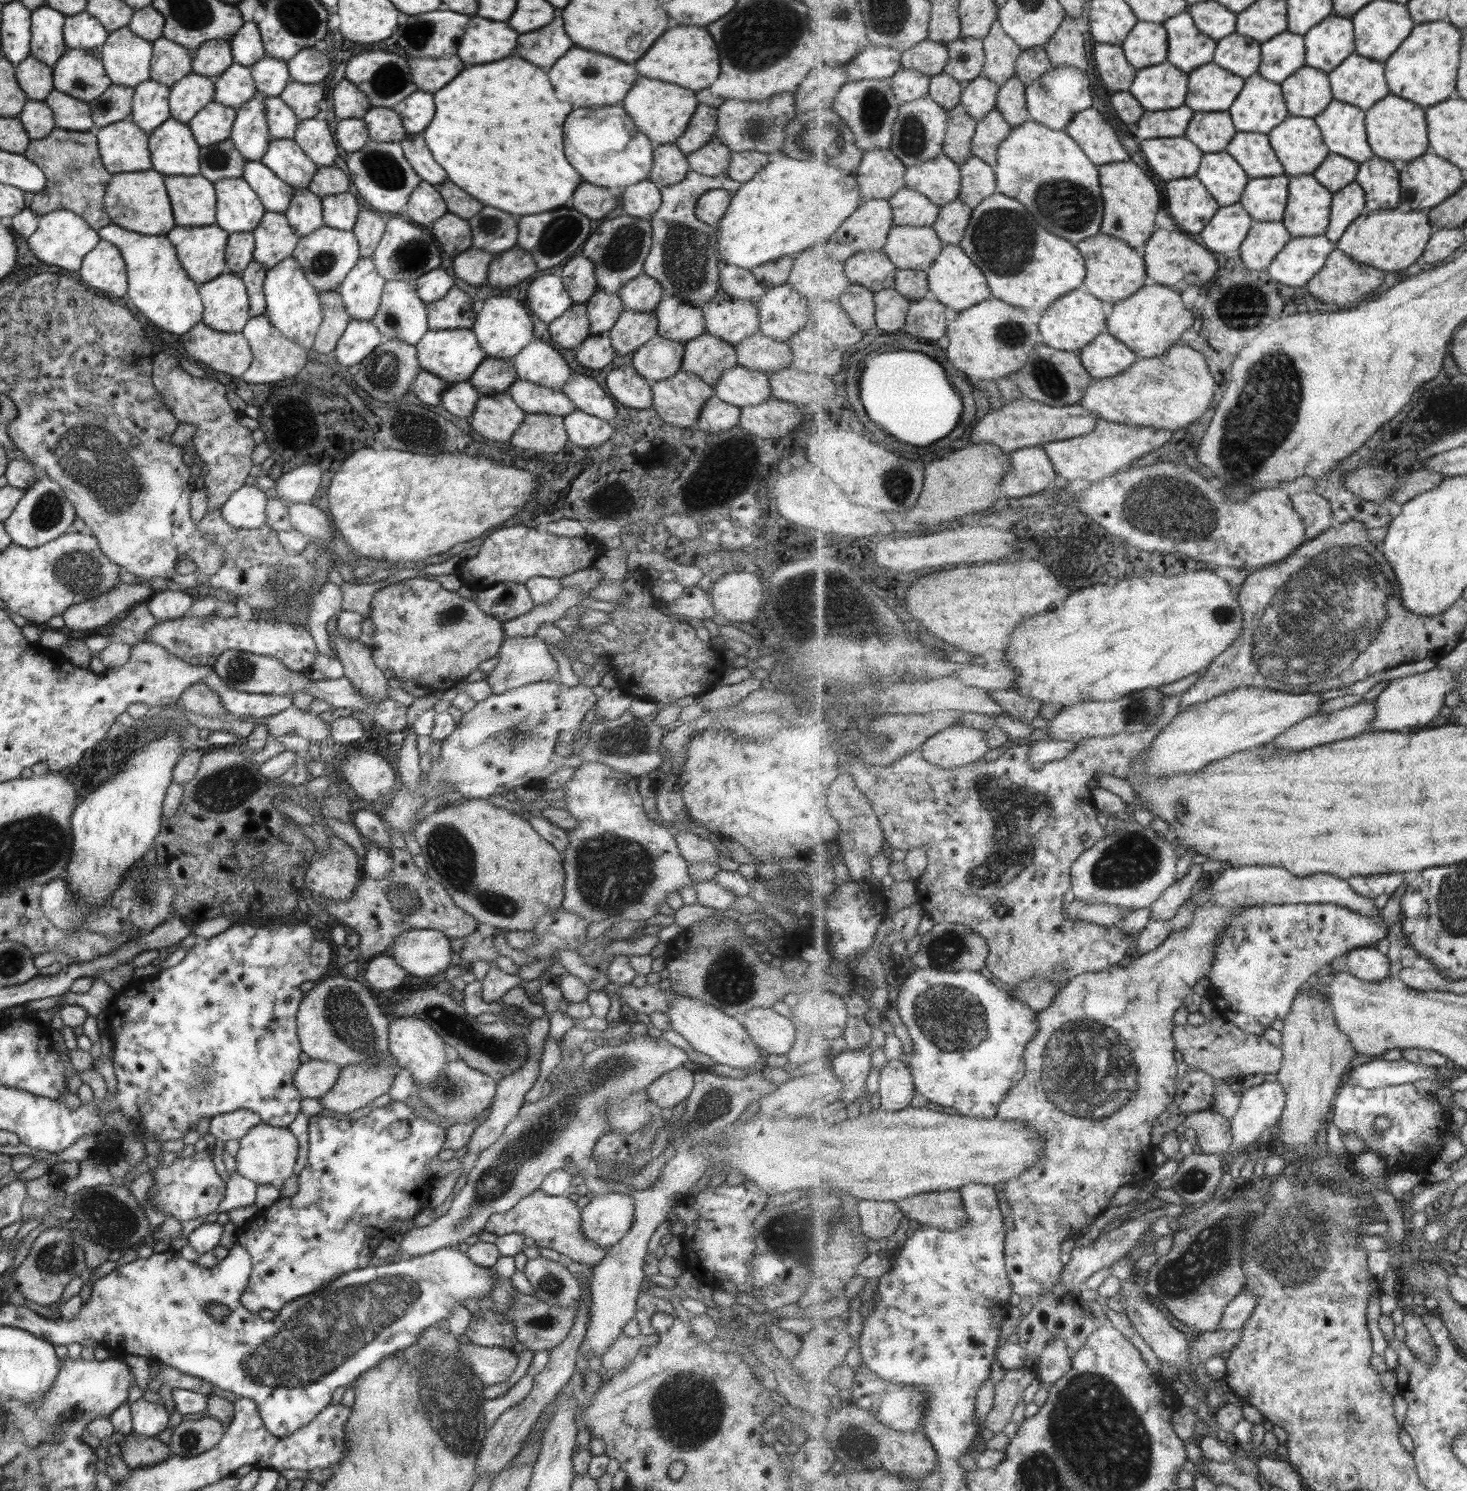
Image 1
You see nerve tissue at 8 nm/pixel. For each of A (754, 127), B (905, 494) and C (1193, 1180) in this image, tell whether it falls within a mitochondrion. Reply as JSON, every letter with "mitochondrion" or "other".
{"A":"mitochondrion","B":"mitochondrion","C":"mitochondrion"}

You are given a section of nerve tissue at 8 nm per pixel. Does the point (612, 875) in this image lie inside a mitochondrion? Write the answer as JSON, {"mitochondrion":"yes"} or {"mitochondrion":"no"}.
{"mitochondrion":"yes"}

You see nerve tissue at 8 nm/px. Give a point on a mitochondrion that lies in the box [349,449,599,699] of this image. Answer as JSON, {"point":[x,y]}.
{"point":[452,615]}

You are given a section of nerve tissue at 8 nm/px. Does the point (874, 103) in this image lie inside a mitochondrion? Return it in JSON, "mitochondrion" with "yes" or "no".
{"mitochondrion":"yes"}

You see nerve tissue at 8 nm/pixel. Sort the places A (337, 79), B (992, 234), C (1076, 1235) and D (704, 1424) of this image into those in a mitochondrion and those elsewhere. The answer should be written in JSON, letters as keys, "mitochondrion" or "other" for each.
{"A":"other","B":"mitochondrion","C":"other","D":"mitochondrion"}

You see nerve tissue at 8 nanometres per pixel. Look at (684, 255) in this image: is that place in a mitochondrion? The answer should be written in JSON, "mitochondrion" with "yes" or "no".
{"mitochondrion":"yes"}

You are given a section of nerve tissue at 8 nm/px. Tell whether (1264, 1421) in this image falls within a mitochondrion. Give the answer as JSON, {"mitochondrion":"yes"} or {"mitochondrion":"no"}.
{"mitochondrion":"no"}

